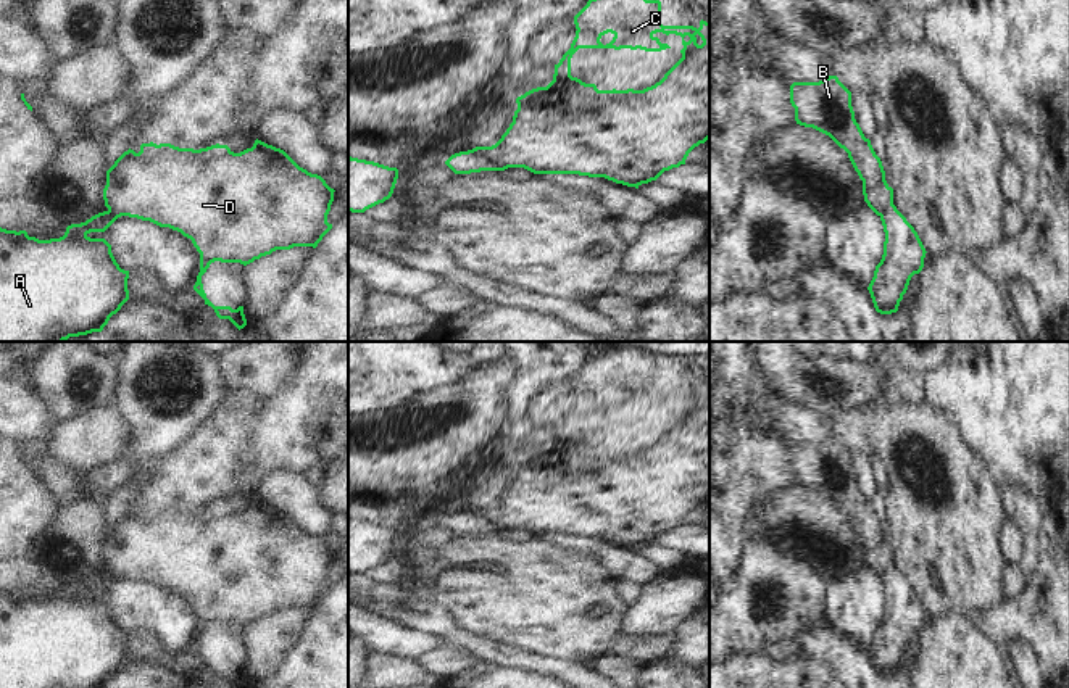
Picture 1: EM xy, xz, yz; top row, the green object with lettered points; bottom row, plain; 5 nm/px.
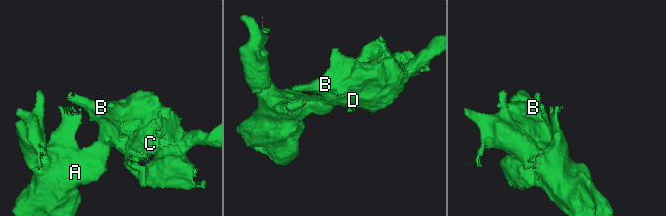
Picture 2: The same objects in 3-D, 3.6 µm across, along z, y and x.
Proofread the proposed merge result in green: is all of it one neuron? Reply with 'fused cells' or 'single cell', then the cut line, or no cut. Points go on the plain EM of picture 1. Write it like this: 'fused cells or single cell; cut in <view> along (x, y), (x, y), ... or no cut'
fused cells; cut in xz along (471, 511), (486, 518), (495, 530)

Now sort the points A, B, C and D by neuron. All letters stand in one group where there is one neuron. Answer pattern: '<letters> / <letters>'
A / B C D

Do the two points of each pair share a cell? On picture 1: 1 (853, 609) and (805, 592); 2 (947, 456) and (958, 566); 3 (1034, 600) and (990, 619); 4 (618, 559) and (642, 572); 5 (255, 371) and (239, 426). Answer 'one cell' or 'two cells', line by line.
1: two cells
2: one cell
3: one cell
4: one cell
5: two cells

